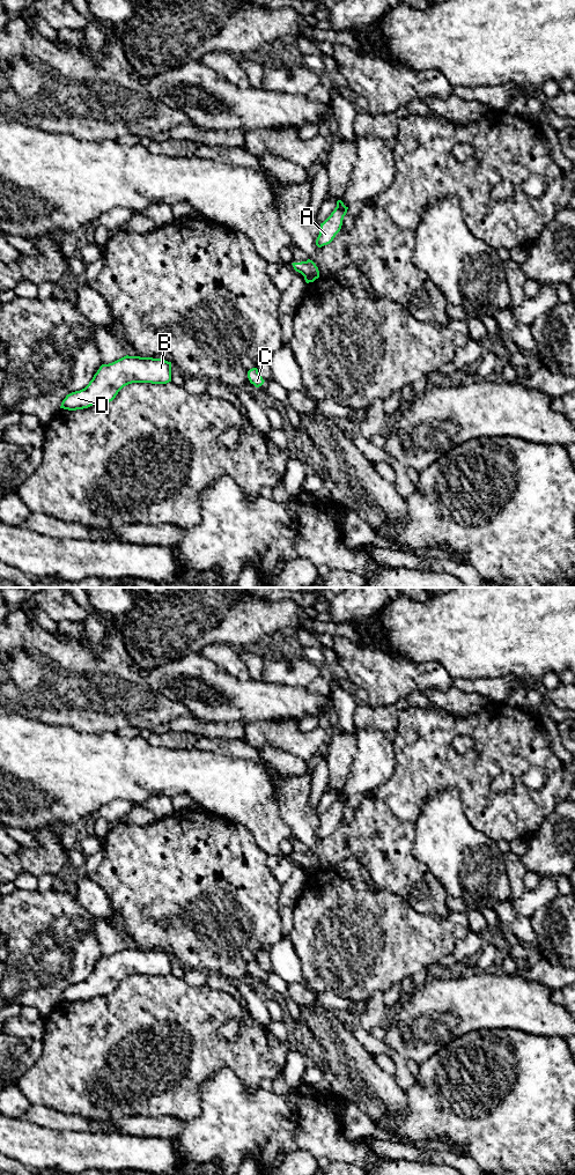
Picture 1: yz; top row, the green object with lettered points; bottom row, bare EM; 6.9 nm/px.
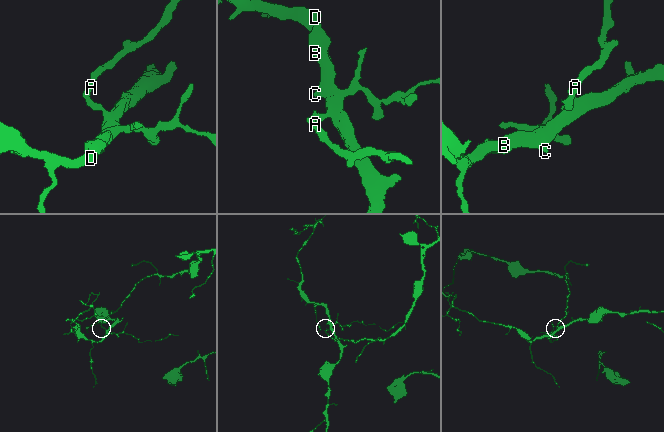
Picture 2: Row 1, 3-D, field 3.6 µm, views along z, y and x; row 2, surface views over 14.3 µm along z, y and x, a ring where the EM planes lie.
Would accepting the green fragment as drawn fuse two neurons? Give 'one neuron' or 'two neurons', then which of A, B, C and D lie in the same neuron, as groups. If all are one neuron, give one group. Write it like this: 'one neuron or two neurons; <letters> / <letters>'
two neurons; A / B C D

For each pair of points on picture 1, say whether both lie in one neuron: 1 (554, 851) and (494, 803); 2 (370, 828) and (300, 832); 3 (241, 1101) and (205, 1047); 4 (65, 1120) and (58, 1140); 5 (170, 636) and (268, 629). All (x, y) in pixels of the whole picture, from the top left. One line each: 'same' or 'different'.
1: different
2: same
3: different
4: different
5: same

